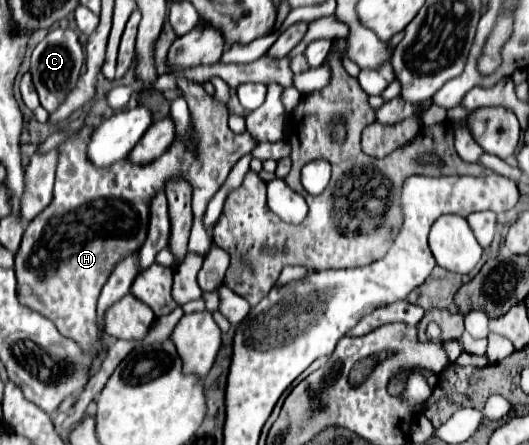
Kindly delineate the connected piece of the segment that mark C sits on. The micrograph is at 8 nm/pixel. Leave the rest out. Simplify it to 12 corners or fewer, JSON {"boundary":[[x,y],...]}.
{"boundary":[[69,28],[51,30],[33,50],[29,74],[51,114],[85,62]]}

